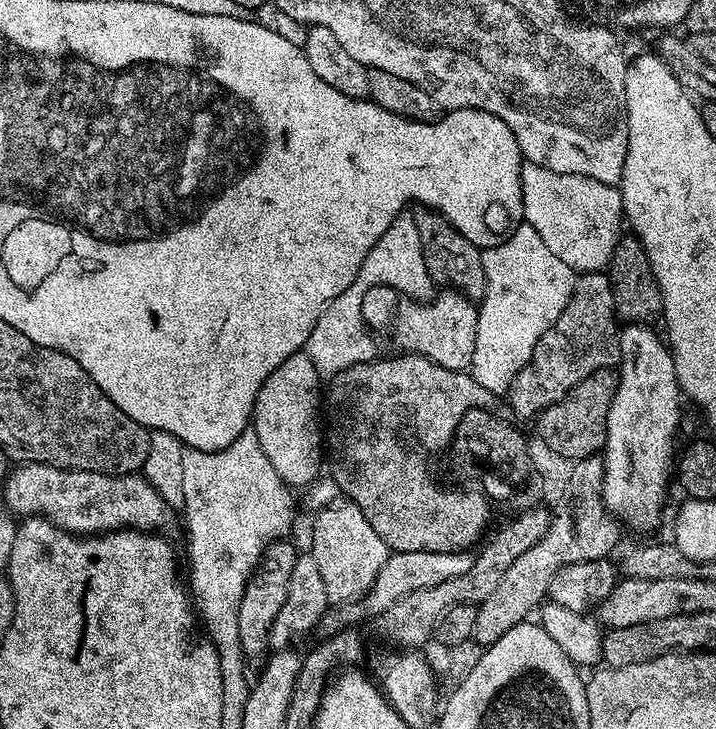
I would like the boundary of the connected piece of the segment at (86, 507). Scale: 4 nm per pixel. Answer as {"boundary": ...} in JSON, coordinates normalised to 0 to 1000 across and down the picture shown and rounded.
{"boundary":[[[34,634],[13,646],[11,657],[4,660],[3,669],[6,669],[4,695],[10,697],[18,709],[60,708],[63,713],[78,719],[87,727],[101,730],[113,738],[169,727],[218,730],[229,727],[223,724],[237,723],[240,708],[243,708],[243,698],[228,686],[226,678],[200,650],[155,653],[154,650],[137,650],[102,642],[82,642],[68,636]]]}

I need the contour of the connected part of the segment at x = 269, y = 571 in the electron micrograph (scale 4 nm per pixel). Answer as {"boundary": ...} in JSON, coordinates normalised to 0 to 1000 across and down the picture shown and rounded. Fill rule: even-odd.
{"boundary":[[[402,738],[384,741],[372,752],[338,815],[338,831],[332,831],[332,875],[335,889],[348,907],[367,907],[376,898],[374,868],[380,866],[383,848],[388,848],[388,837],[394,837],[394,826],[399,826],[399,815],[405,809],[405,787],[416,761],[416,753],[405,742]]]}

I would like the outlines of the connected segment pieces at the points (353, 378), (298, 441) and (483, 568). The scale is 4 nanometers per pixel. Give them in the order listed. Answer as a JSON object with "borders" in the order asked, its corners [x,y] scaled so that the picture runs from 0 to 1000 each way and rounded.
{"borders":[[[[547,486],[543,494],[527,491],[513,494],[510,499],[496,499],[483,508],[478,508],[472,514],[462,517],[459,529],[455,532],[455,554],[464,558],[464,609],[461,604],[461,620],[464,615],[464,646],[461,653],[468,658],[473,674],[479,676],[487,686],[493,686],[500,694],[500,700],[506,700],[506,705],[511,711],[511,716],[517,716],[517,722],[522,722],[528,738],[534,738],[534,743],[539,743],[539,749],[549,759],[564,756],[615,756],[615,757],[647,757],[658,753],[659,745],[670,735],[670,728],[682,719],[682,695],[683,687],[675,679],[658,680],[654,675],[641,675],[637,669],[619,669],[617,665],[609,664],[609,658],[603,654],[603,620],[609,620],[613,615],[624,616],[630,610],[631,599],[637,597],[637,586],[640,579],[645,579],[648,569],[658,560],[680,560],[691,561],[693,543],[686,536],[683,528],[672,527],[670,523],[662,520],[658,509],[628,508],[612,502],[606,497],[601,497],[598,488],[584,488],[580,486]]],[[[420,480],[405,491],[399,491],[399,497],[394,497],[394,502],[388,502],[388,508],[383,508],[377,519],[372,519],[355,551],[349,587],[358,593],[366,619],[373,628],[377,628],[377,635],[387,645],[388,654],[413,672],[440,663],[450,647],[447,646],[447,619],[451,615],[454,619],[455,609],[454,605],[453,609],[447,605],[447,554],[450,560],[450,527],[447,532],[447,525],[450,525],[447,509],[441,506],[439,497],[433,497],[430,484]]],[[[739,694],[725,704],[722,713],[715,713],[711,719],[704,719],[687,735],[687,742],[672,754],[661,767],[656,782],[651,787],[635,789],[634,793],[624,793],[623,798],[616,798],[612,804],[596,804],[587,809],[578,809],[564,819],[556,820],[538,835],[535,844],[529,846],[531,861],[549,878],[549,885],[564,892],[581,892],[587,883],[599,882],[603,878],[603,866],[609,863],[612,848],[623,842],[637,829],[658,826],[661,830],[670,830],[679,820],[684,820],[690,804],[701,798],[701,787],[712,782],[712,775],[735,760],[746,743],[751,743],[763,733],[765,715],[768,712],[767,698],[756,694]]]]}

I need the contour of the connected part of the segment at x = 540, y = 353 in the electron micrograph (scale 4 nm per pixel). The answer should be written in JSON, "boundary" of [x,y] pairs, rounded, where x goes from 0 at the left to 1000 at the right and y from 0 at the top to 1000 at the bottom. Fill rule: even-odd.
{"boundary":[[[842,372],[806,377],[804,391],[796,403],[796,414],[791,414],[791,425],[785,425],[779,442],[774,442],[774,447],[768,453],[763,453],[763,458],[757,464],[751,464],[740,497],[729,508],[723,508],[721,517],[708,528],[709,554],[715,558],[718,569],[747,573],[754,569],[757,562],[784,549],[796,535],[802,535],[802,529],[807,529],[807,524],[824,519],[824,513],[842,505],[859,506],[865,497],[863,435],[849,380]]]}

